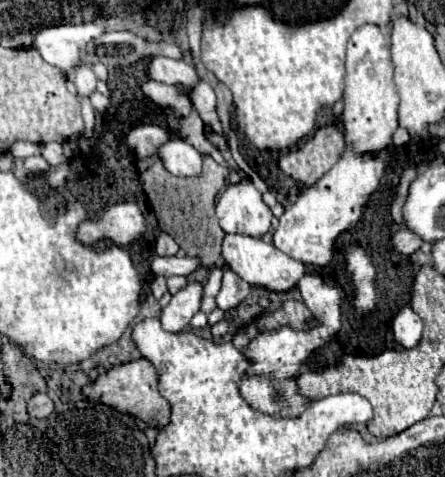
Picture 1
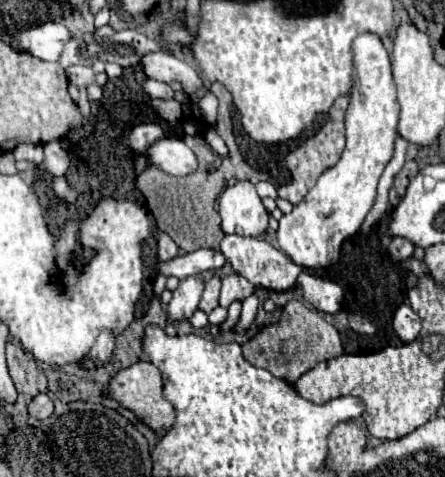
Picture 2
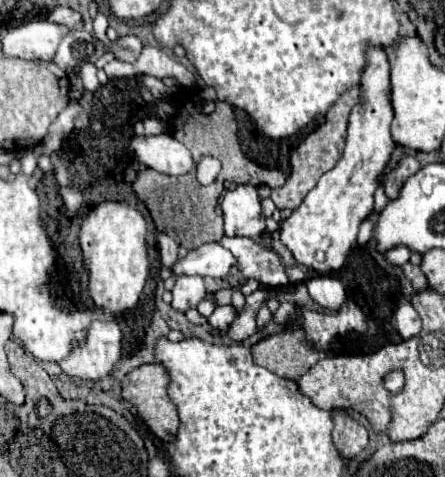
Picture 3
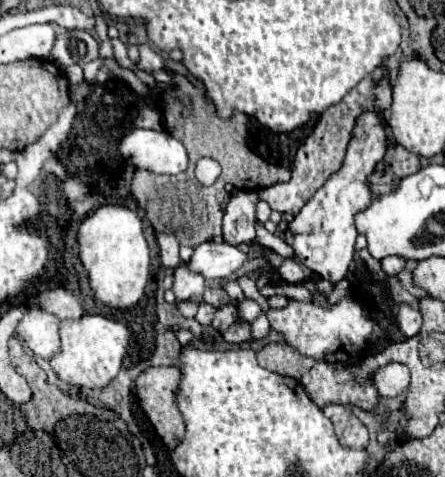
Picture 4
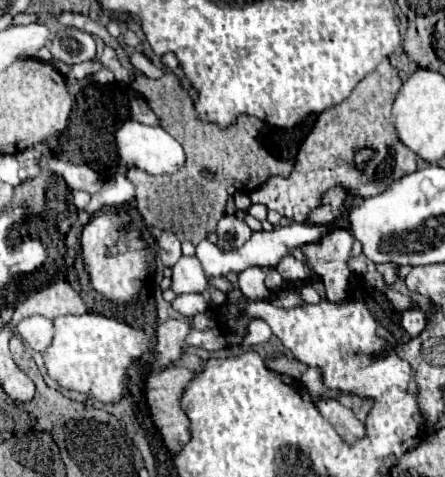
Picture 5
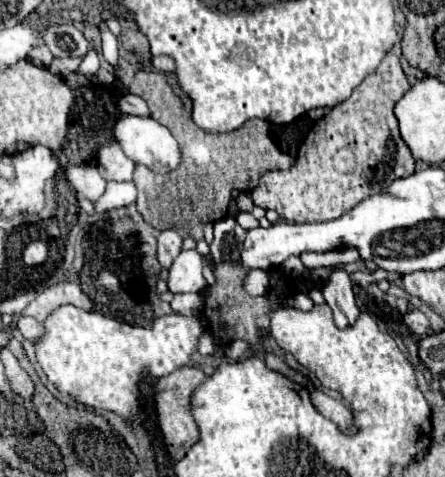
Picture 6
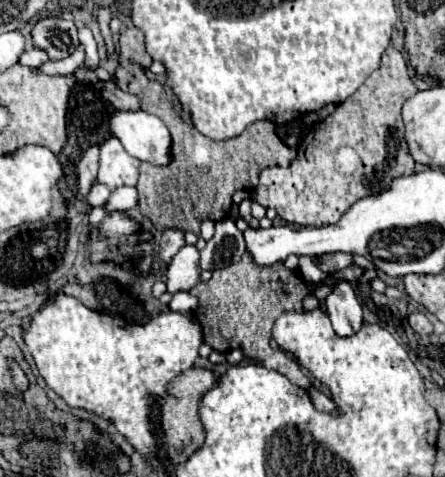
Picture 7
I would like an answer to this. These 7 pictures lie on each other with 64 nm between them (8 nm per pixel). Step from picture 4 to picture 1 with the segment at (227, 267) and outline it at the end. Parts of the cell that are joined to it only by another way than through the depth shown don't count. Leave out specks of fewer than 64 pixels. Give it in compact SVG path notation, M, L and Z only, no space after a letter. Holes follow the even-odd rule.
M154 254L152 262L150 262L152 272L158 274L158 276L164 276L164 278L170 278L170 276L186 276L188 278L200 266L202 266L202 260L198 256L196 258L190 258L190 256L184 256L184 258L178 258L178 256L162 258L162 256Z

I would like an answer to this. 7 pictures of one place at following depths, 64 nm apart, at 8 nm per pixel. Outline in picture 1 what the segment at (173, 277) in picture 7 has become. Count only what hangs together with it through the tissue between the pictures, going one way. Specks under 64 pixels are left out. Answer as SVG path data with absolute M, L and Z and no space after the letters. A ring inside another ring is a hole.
M188 280L188 284L178 290L170 304L162 312L162 328L166 332L180 332L184 326L190 324L192 316L200 310L200 298L202 298L202 284L198 280Z

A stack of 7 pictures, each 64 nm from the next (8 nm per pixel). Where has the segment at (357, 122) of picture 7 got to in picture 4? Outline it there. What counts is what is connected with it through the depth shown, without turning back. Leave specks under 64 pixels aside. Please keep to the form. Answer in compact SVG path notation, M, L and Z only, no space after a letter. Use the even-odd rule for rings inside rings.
M378 66L370 76L366 76L362 82L358 82L348 92L348 96L344 96L344 100L340 104L334 104L320 116L312 134L300 145L294 156L292 178L288 182L278 182L274 186L260 188L258 200L268 202L270 208L280 214L296 216L304 208L304 204L314 196L314 192L318 188L322 188L326 184L326 180L342 168L348 144L354 138L354 120L358 120L366 112L376 112L378 116L384 116L390 110L392 88L394 88L394 82L390 80L386 66ZM388 140L388 150L384 154L384 158L378 162L378 166L374 168L374 172L368 176L368 186L372 190L372 194L380 196L380 194L388 194L396 188L396 184L412 174L416 170L416 162L418 156L408 152L404 146L396 144L394 140Z

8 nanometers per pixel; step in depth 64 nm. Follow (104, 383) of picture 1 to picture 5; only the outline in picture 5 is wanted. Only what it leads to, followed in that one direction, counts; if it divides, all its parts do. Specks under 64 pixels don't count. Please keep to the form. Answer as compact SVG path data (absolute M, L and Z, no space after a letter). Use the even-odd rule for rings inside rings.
M172 366L172 368L166 368L162 372L150 374L150 378L146 382L146 398L148 398L148 404L150 404L154 424L160 430L164 444L168 446L168 450L172 454L178 454L182 450L182 446L190 442L190 436L192 436L190 420L188 420L186 412L182 410L182 396L186 392L186 386L192 382L192 378L196 378L196 374L192 370Z

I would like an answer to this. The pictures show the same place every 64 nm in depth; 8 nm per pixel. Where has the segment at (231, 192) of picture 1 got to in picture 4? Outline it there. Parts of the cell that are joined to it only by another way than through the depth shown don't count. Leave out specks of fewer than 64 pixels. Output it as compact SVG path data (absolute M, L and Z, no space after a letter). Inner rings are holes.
M240 190L234 192L230 202L226 204L224 220L222 220L222 238L226 244L244 244L256 238L254 232L254 206L256 206L256 192Z

